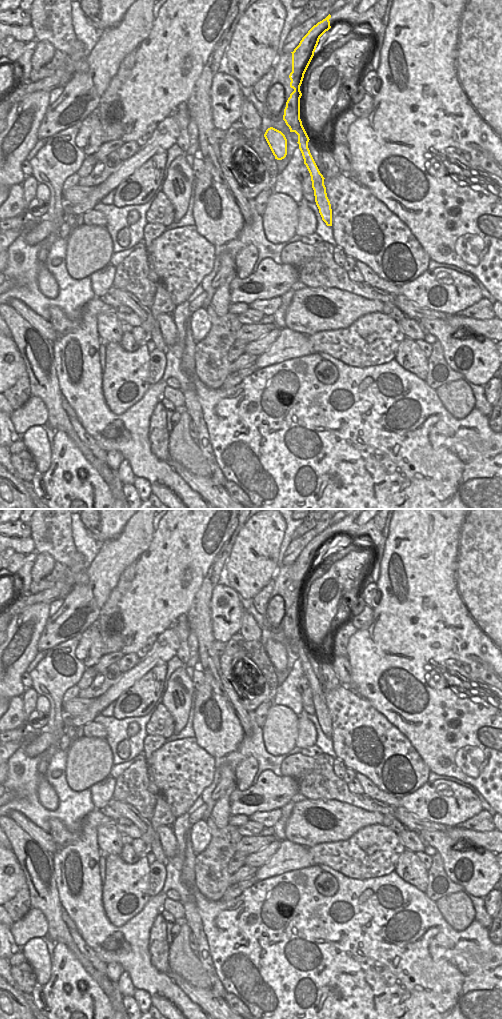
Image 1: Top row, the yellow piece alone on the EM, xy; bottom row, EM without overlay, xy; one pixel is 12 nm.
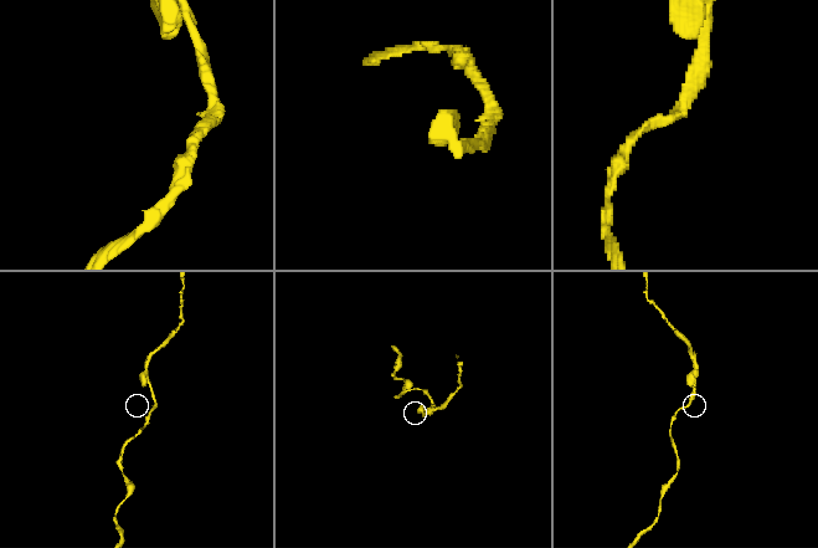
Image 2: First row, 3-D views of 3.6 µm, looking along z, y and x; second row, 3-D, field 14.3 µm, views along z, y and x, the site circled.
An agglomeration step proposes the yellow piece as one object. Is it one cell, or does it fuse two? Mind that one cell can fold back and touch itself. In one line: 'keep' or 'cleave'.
cleave

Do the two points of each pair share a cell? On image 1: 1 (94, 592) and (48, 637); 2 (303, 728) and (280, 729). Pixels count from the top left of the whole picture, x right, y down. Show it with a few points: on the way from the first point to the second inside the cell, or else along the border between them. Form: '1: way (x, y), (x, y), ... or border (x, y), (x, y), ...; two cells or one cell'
1: way (82, 604), (77, 606), (59, 625); one cell
2: border (299, 717), (298, 736), (294, 746); two cells

